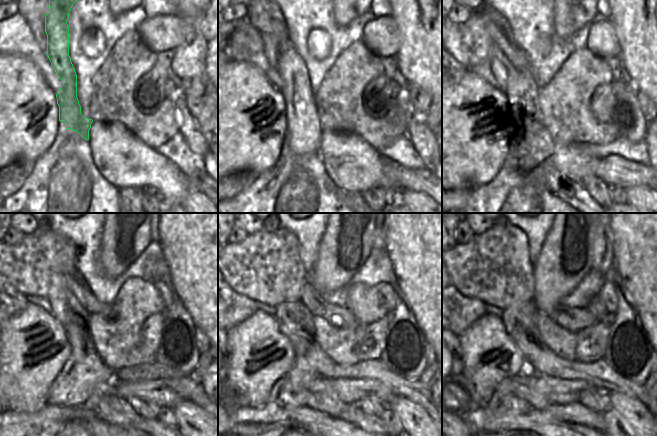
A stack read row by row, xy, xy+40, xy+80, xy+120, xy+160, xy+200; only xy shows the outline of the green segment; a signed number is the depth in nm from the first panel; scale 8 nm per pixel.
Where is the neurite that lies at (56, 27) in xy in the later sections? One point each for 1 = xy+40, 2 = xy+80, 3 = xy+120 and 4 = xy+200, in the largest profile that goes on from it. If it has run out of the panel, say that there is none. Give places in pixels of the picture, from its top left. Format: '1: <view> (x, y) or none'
1: xy+40 (303, 135)
2: xy+80 (531, 145)
3: xy+120 (84, 370)
4: xy+200 (501, 403)

